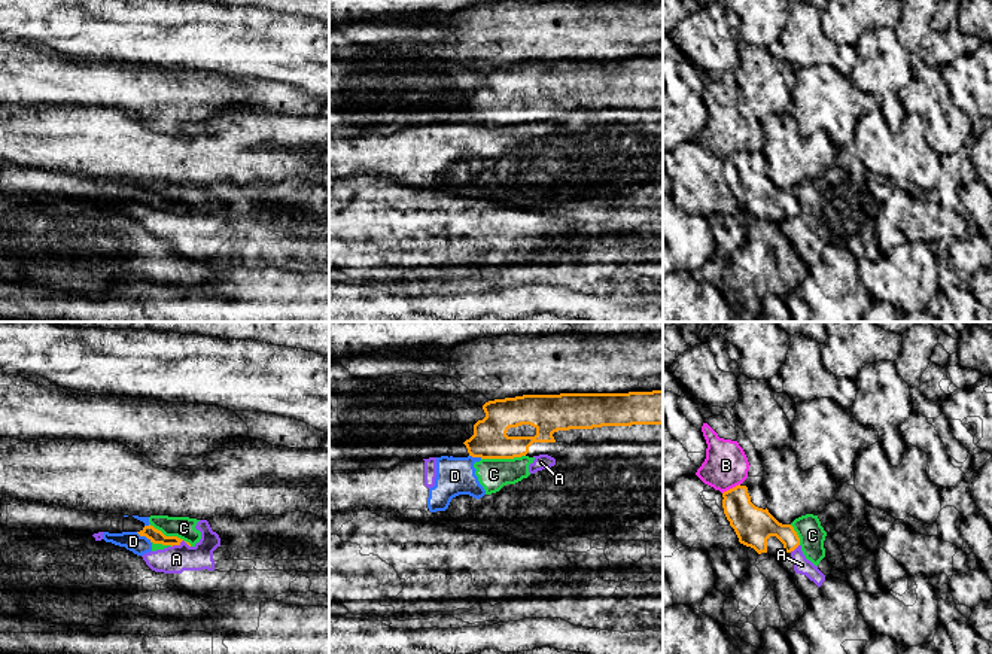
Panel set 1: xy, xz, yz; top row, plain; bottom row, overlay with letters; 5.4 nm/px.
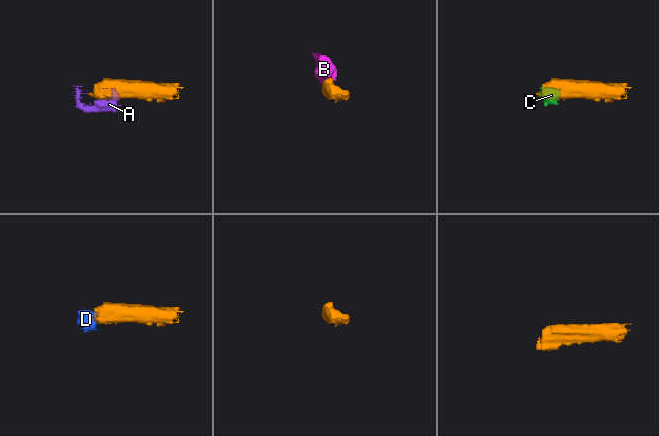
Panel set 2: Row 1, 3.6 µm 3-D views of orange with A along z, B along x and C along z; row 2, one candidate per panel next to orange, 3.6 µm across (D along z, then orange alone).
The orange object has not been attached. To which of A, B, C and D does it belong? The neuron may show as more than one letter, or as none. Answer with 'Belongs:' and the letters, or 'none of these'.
Belongs: none of these

